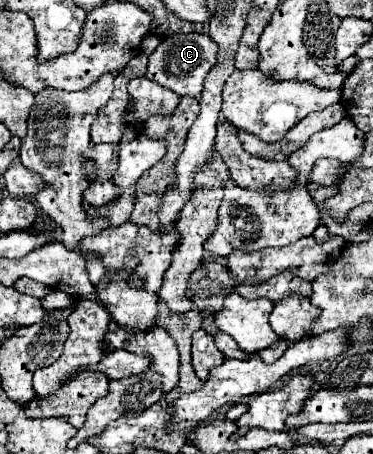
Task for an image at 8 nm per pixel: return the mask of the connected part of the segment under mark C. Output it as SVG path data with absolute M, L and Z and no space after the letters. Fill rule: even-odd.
M174 34L164 38L158 44L158 48L148 56L146 78L164 88L170 88L180 96L200 98L204 78L212 70L216 58L218 58L218 46L208 34Z

